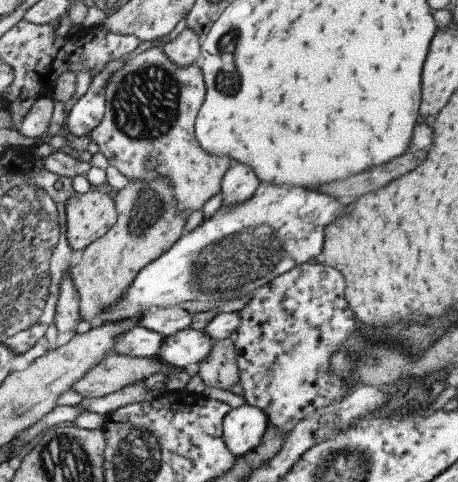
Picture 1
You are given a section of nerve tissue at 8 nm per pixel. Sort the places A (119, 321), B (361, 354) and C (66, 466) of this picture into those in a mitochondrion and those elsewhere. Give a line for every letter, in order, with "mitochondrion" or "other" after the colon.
A: other
B: mitochondrion
C: mitochondrion

